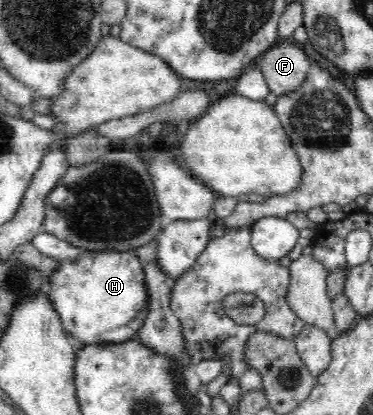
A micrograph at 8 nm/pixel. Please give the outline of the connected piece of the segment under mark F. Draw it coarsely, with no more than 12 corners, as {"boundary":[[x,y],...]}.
{"boundary":[[279,43],[259,67],[279,97],[306,81],[311,62],[298,46]]}

